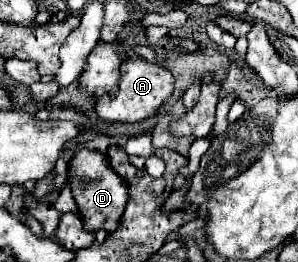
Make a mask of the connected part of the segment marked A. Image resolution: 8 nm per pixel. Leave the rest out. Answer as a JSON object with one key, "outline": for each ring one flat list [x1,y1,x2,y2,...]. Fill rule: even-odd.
{"outline":[[131,55,129,59,123,61,119,91,115,95,105,95,103,99,97,99,99,119,107,123,137,123,151,117,159,109,159,105,165,103,173,93,173,81,175,79,167,69,159,65,149,65,141,57]]}

